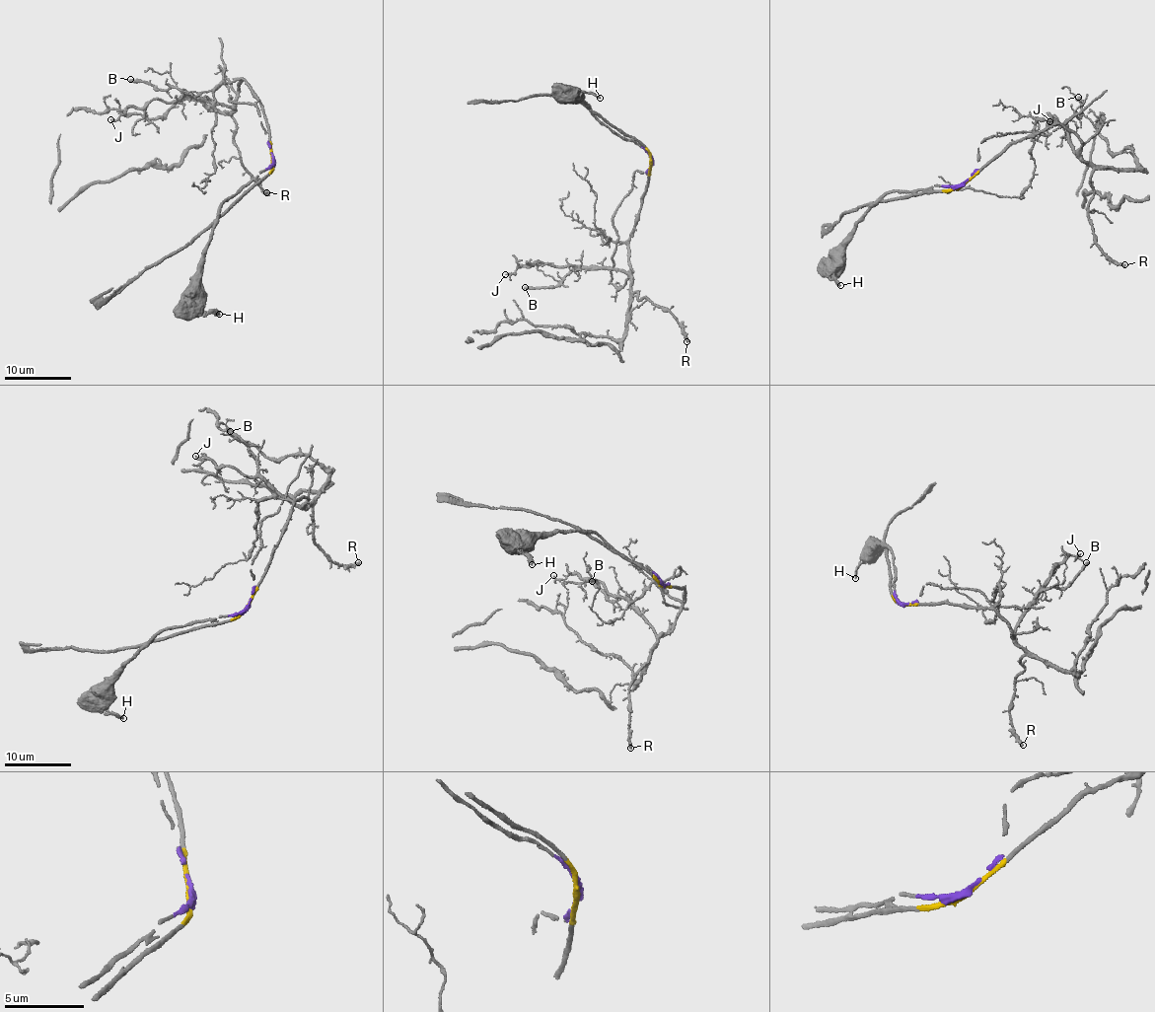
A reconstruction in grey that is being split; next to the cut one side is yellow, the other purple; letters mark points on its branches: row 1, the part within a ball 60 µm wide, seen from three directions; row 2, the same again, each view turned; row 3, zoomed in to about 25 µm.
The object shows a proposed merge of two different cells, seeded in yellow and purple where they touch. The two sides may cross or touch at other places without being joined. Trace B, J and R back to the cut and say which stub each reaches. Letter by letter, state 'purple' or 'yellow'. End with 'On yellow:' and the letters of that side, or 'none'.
B: yellow
J: yellow
R: yellow
On yellow: B, J, R

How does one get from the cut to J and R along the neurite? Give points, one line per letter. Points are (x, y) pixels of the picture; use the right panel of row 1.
J: (962, 185), (1012, 144), (1054, 124), (1081, 141), (1081, 149), (1075, 154), (1066, 126), (1047, 113), (1049, 121)
R: (962, 185), (1012, 144), (1062, 123), (1081, 141), (1081, 158), (1092, 168), (1089, 220), (1095, 243), (1125, 265)

